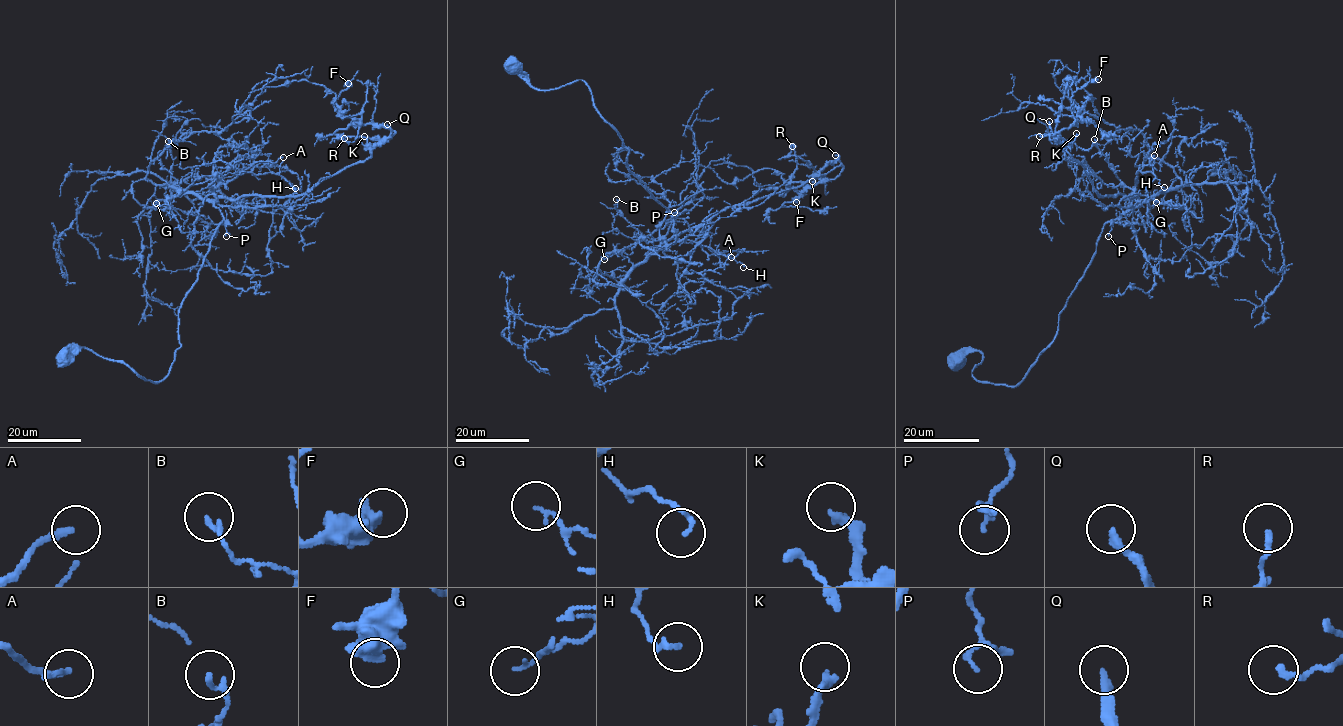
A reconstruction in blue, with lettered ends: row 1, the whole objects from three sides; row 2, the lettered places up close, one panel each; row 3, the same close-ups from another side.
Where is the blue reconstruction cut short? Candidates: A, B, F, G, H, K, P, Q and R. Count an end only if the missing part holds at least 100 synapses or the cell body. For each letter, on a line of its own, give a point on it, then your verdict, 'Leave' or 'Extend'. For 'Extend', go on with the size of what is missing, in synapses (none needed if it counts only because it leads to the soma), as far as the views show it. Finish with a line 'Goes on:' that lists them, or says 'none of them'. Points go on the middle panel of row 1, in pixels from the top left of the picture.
A: Place: (731, 257). Leave
B: Place: (616, 199). Leave
F: Place: (796, 202). Leave
G: Place: (604, 259). Leave
H: Place: (743, 267). Leave
K: Place: (812, 181). Leave
P: Place: (674, 212). Leave
Q: Place: (835, 155). Extend. Roughly 110 synapses
R: Place: (792, 146). Leave
Goes on: Q

